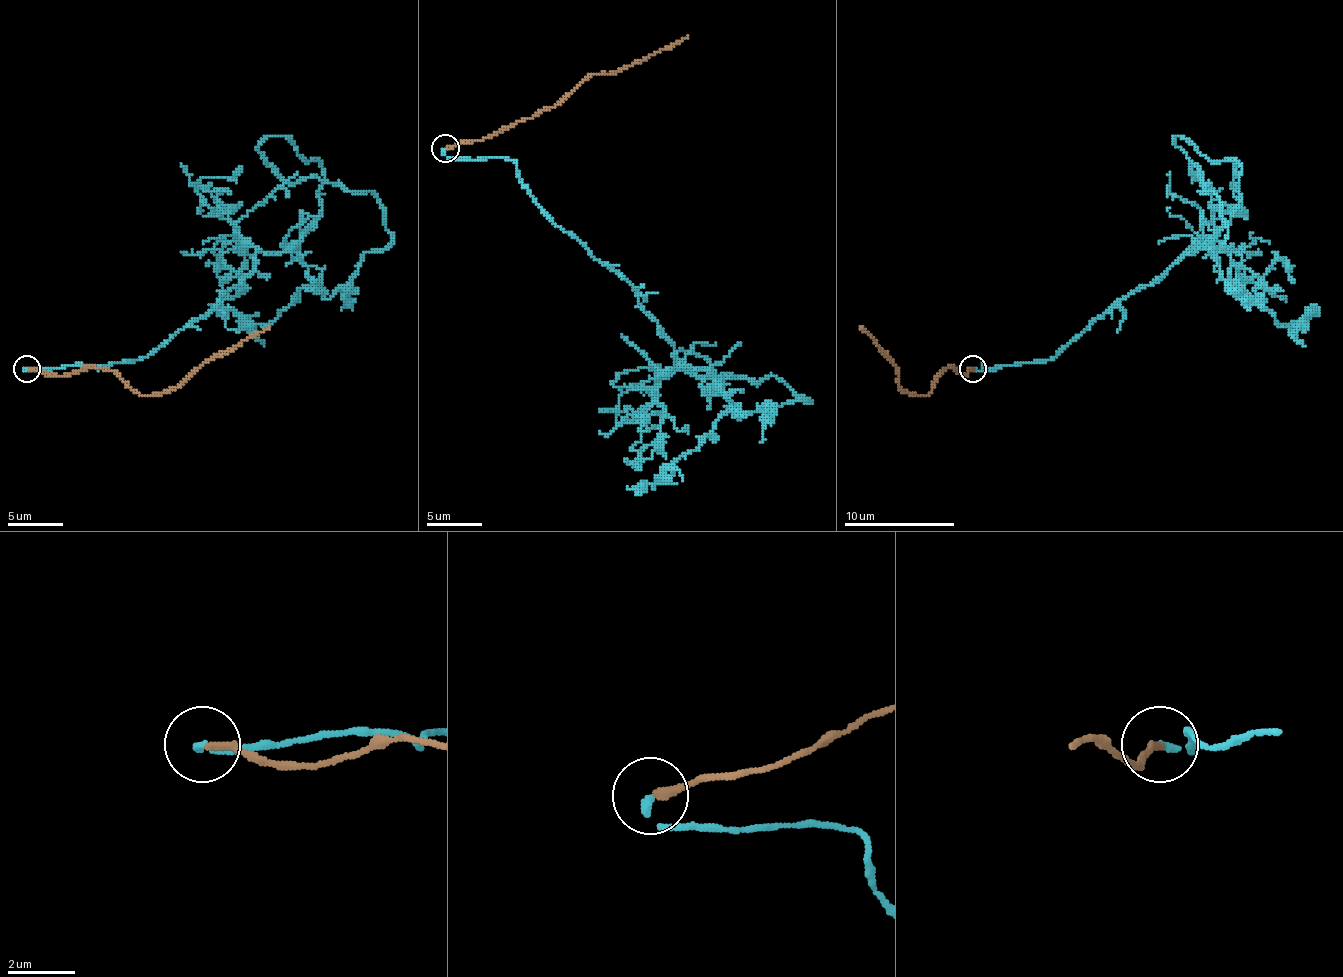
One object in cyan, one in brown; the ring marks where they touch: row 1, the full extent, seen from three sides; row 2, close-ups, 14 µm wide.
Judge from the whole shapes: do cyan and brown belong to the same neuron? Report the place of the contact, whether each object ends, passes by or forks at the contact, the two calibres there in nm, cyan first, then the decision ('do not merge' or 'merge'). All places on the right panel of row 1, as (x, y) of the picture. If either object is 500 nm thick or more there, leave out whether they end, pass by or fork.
place (972, 368); cyan ends; brown ends; calibres 190 and 240 nm; merge

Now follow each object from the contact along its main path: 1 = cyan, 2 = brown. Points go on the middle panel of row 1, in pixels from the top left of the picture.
1: (444, 149), (508, 157), (737, 414), (679, 351), (707, 378), (776, 375), (809, 400), (726, 411), (627, 486)
2: (447, 149), (483, 140), (525, 121), (560, 102), (599, 74), (621, 71), (688, 35)

